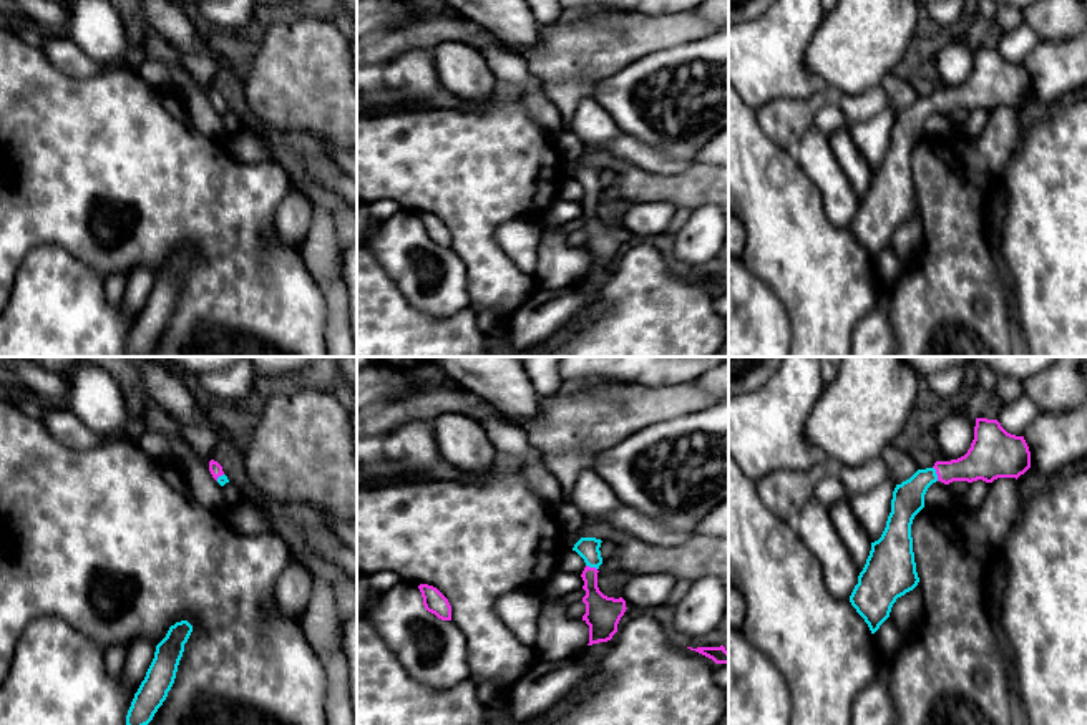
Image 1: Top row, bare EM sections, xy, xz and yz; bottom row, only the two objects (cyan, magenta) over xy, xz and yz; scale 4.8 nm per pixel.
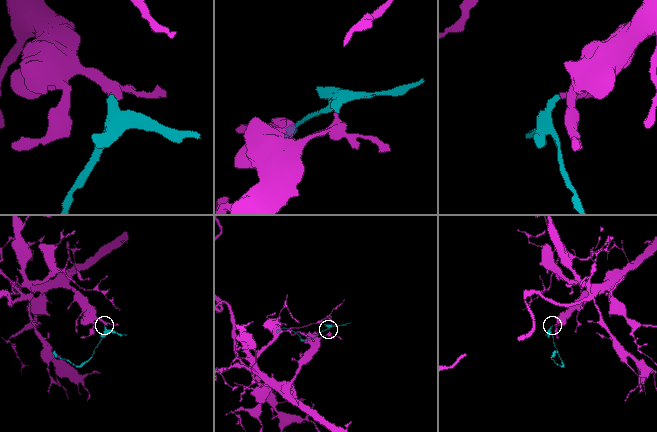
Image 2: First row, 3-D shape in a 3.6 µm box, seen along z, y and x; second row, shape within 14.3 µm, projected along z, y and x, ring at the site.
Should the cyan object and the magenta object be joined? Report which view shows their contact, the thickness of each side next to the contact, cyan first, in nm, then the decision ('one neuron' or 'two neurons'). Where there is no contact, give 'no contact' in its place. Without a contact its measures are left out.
yz | 160/190 nm | one neuron

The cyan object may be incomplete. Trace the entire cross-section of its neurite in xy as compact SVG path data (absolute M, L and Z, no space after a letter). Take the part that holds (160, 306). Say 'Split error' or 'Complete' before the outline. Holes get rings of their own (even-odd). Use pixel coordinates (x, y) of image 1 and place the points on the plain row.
Complete. M188 249L176 251L156 274L154 287L126 343L126 353L129 357L148 353L166 328L191 260L193 254Z

